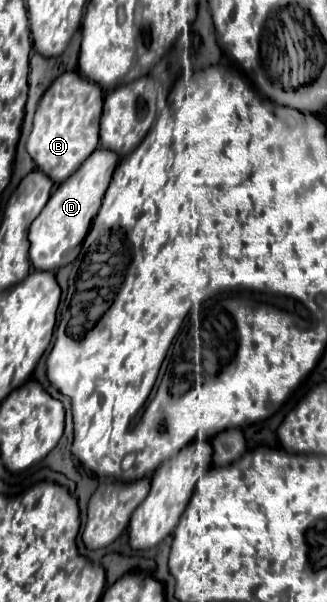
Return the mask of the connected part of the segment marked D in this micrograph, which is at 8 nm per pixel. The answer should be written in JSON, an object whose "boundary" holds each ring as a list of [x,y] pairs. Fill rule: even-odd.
{"boundary":[[[96,149],[84,165],[62,185],[58,185],[42,209],[42,213],[34,219],[30,227],[30,261],[36,271],[52,271],[56,273],[60,267],[76,261],[80,253],[80,245],[96,217],[104,191],[112,179],[112,173],[118,165],[118,155],[106,149]]]}

